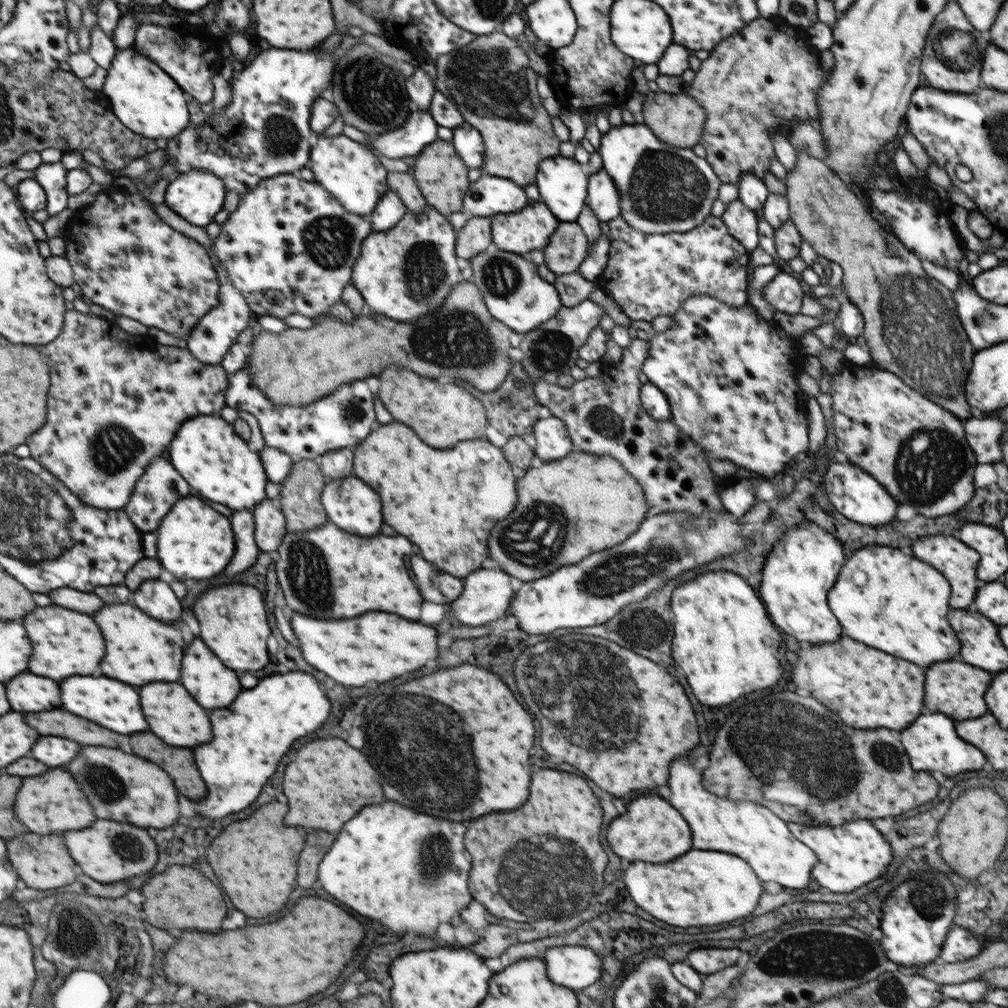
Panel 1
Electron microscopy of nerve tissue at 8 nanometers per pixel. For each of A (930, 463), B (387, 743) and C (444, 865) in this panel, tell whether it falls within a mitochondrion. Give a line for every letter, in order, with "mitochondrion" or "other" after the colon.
A: mitochondrion
B: mitochondrion
C: mitochondrion

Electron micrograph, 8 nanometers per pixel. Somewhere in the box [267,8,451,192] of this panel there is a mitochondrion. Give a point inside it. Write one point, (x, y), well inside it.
(370, 87)

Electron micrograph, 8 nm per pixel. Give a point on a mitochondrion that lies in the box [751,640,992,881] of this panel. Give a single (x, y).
(885, 755)

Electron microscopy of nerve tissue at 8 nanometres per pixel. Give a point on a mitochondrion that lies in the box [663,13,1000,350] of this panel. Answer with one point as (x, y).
(959, 56)

